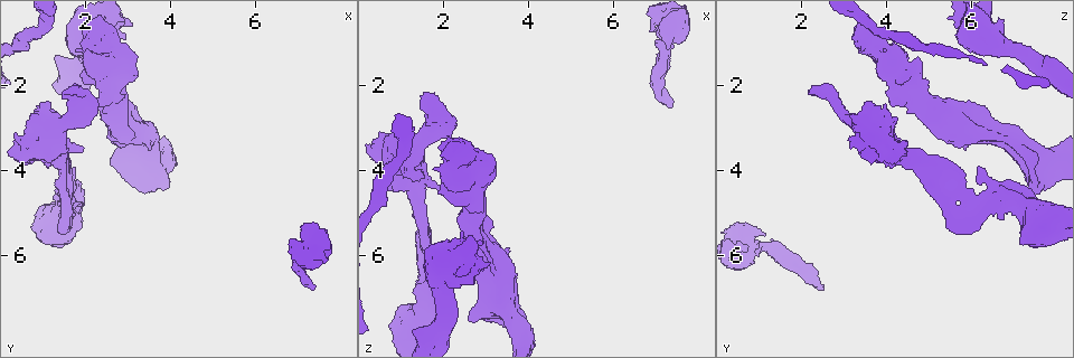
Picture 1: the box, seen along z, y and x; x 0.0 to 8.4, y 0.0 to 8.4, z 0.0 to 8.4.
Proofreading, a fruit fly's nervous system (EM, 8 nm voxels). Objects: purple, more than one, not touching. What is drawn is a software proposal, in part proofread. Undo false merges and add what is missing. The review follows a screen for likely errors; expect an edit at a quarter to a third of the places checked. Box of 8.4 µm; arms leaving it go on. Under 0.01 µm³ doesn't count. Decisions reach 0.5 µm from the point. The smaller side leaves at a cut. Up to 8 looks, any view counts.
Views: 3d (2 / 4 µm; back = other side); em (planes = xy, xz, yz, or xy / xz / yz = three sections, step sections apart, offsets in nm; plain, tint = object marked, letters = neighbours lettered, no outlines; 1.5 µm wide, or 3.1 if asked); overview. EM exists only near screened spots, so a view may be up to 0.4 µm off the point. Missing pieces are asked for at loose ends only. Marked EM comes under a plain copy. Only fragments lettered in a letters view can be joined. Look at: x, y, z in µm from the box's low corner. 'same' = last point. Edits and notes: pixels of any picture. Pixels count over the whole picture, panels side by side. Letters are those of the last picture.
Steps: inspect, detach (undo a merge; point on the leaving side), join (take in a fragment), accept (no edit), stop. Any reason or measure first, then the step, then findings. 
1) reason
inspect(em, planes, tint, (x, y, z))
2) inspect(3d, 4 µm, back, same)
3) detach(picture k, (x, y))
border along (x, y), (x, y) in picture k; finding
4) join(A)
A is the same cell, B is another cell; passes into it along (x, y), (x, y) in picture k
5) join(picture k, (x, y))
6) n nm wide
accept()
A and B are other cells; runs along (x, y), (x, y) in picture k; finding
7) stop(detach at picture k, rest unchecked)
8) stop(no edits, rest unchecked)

sharp bend
inspect(em, xy, step 4, tint, (3.60, 3.80, 7.40))

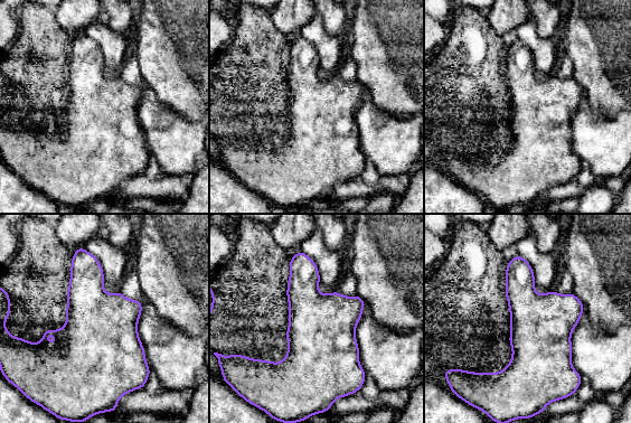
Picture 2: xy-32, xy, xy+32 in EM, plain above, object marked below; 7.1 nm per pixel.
inspect(em, xy, step 4, letters, same)

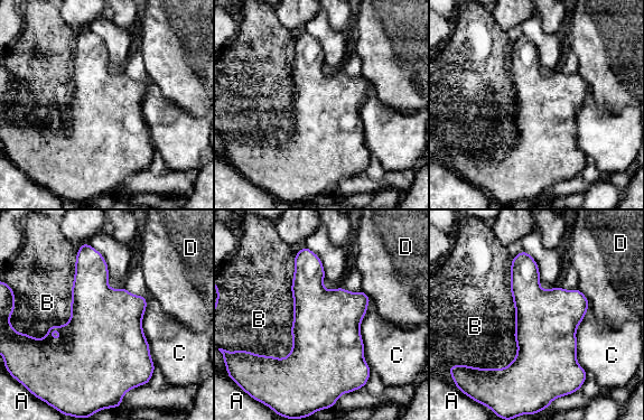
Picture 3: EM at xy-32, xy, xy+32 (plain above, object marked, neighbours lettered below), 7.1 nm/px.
accept()
A, B, C and D are other cells; border along (366, 309), (360, 334), (371, 371) in picture 3; all the same neuron

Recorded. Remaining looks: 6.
sudden change in width
inspect(em, xz, step 8, tint, (1.70, 2.75, 3.10))

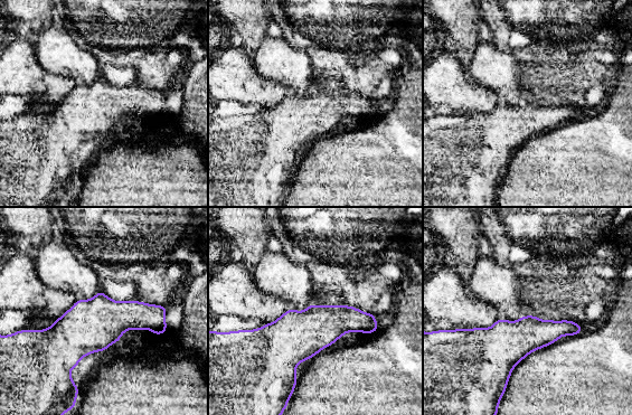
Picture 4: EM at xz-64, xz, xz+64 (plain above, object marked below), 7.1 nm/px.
another direction
inspect(em, xy, step 4, letters, same)

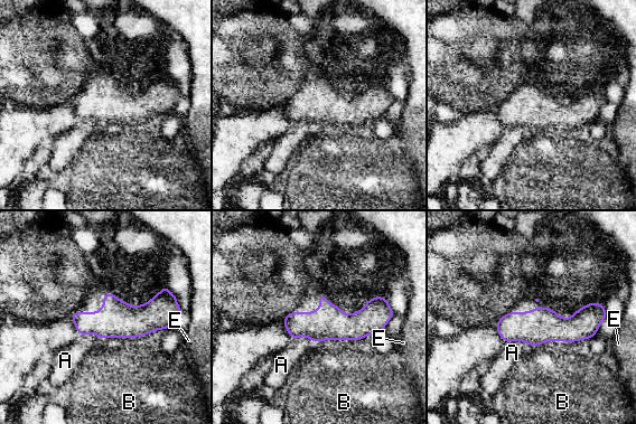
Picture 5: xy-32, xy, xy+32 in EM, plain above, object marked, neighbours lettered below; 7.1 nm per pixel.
accept()
A, B and E are other cells; runs along (601, 312), (578, 327), (498, 327) in picture 5; all the same neuron

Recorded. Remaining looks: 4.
branch stops here
inspect(3d, 4 µm, back, (7.40, 6.80, 2.50))

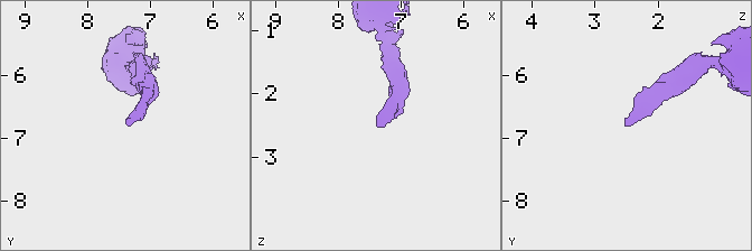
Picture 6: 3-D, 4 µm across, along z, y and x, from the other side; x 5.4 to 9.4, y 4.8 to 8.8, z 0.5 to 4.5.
inspect(em, planes, letters, (7.35, 6.80, 2.50))

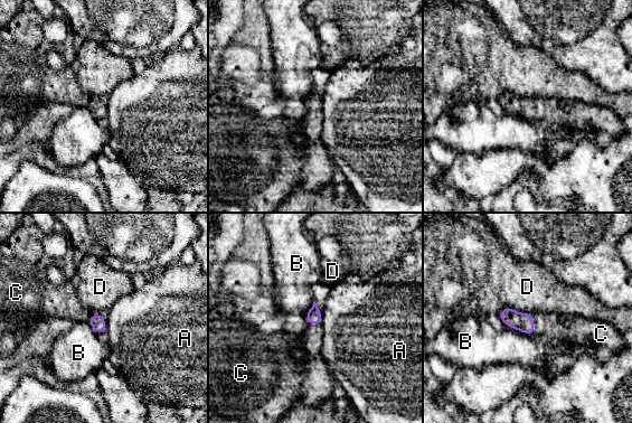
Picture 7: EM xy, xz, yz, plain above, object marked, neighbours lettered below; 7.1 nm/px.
D touches over 260 nm
join(C)
C is the same cell, A, B and D are other cells; passes into it along (522, 322), (534, 323), (552, 325) in picture 7; it goes on there

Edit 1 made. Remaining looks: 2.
stop(join at picture 7, rest unchecked)

